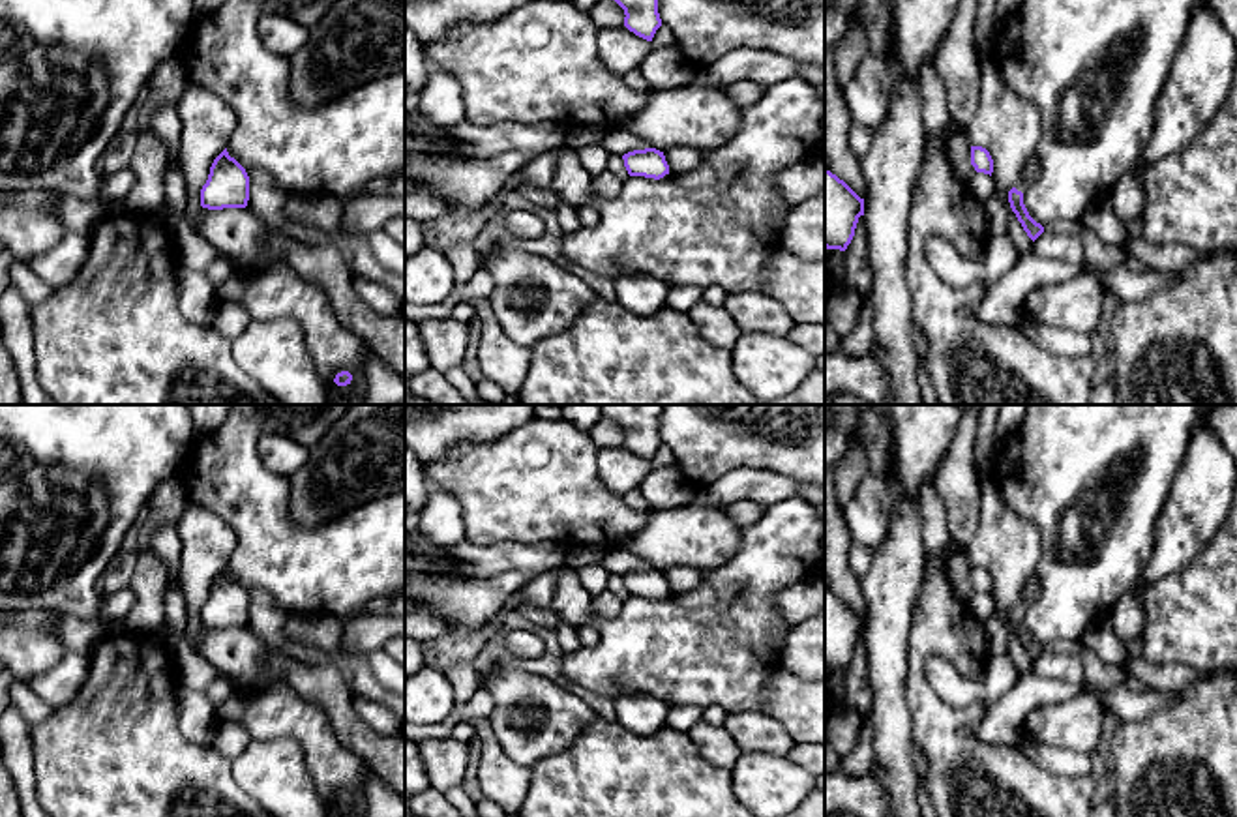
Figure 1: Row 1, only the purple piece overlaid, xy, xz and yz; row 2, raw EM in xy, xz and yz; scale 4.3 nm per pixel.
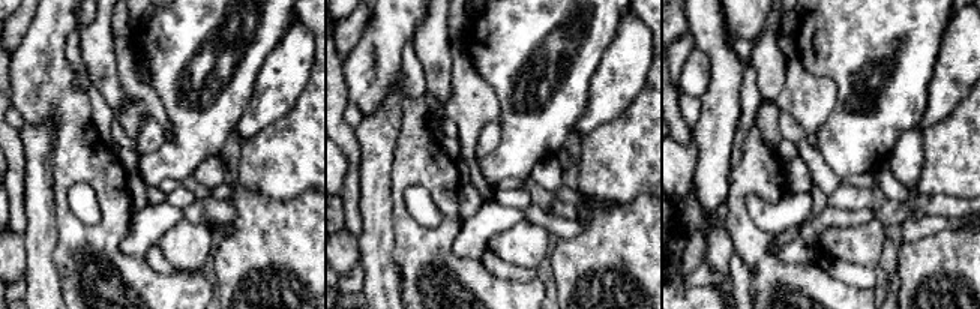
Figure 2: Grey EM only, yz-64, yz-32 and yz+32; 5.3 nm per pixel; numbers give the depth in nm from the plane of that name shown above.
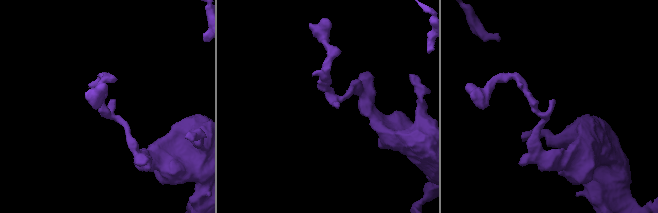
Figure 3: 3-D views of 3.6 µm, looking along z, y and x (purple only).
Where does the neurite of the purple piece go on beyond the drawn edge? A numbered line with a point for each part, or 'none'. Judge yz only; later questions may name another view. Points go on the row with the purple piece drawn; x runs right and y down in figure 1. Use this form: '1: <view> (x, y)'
1: yz (1029, 171)

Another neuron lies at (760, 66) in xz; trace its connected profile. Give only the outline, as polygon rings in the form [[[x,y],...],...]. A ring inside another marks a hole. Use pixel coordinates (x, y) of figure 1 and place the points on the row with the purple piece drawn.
[[[733,49],[716,62],[699,66],[693,84],[725,88],[740,81],[750,81],[765,88],[789,77],[798,77],[798,66],[793,58],[767,49]]]

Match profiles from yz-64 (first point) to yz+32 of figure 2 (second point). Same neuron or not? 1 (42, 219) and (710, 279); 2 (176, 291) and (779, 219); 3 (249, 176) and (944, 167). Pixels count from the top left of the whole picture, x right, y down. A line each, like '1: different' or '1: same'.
1: different
2: different
3: same

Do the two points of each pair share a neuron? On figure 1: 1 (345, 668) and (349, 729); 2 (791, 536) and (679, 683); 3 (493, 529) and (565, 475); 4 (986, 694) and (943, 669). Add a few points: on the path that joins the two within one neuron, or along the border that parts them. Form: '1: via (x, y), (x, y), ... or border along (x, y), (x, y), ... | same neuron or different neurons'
1: border along (308, 664), (332, 664), (353, 696) | different neurons
2: via (758, 572), (731, 609), (728, 626), (707, 647) | same neuron
3: via (510, 512), (548, 475) | same neuron
4: via (975, 690), (964, 690), (954, 681) | same neuron

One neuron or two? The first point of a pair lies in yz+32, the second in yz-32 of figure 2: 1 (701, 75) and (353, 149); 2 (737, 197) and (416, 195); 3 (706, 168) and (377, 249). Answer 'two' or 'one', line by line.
1: two
2: two
3: one

